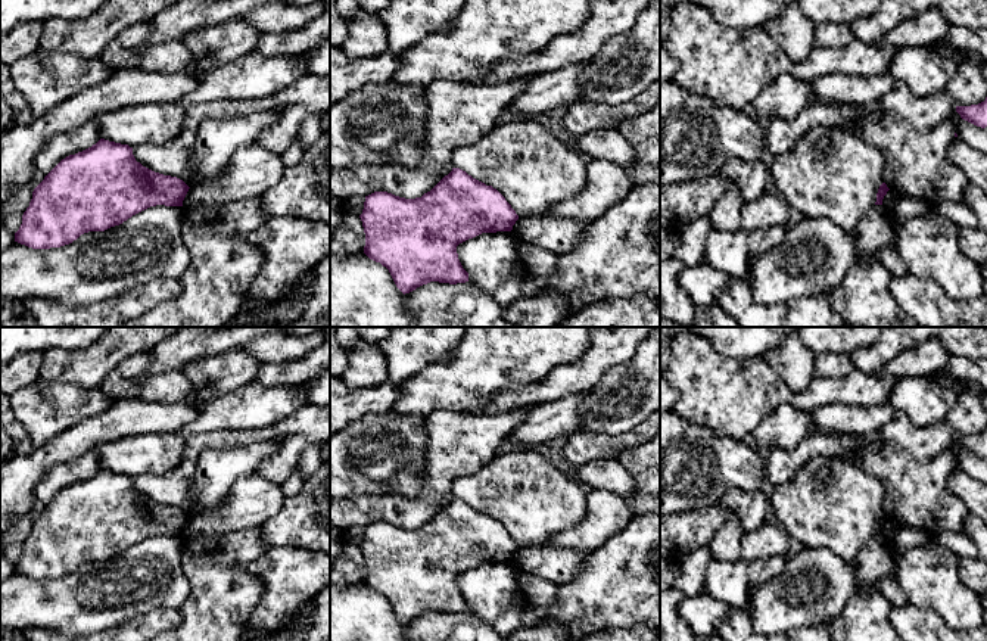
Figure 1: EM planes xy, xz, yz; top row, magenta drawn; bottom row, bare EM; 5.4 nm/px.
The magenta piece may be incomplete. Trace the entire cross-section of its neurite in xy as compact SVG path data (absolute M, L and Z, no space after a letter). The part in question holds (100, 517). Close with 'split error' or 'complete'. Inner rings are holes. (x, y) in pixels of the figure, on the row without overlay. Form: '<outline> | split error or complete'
M100 469L91 477L62 489L34 519L15 572L32 579L60 578L88 561L105 561L156 535L183 536L189 516L155 502L133 485L133 477Z | complete

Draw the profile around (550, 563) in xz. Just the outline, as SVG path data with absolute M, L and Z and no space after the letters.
M519 547L511 561L523 573L560 585L582 572L588 557L588 553L555 547Z

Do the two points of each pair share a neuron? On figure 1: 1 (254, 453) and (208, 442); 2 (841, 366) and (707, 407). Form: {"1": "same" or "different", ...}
{"1": "different", "2": "different"}

